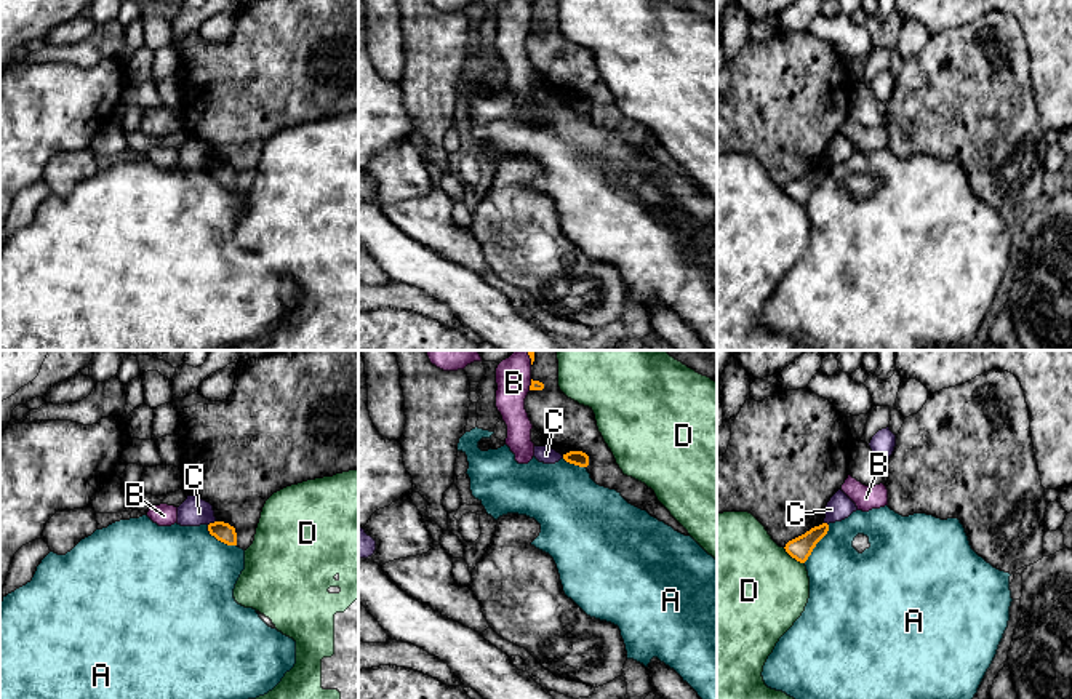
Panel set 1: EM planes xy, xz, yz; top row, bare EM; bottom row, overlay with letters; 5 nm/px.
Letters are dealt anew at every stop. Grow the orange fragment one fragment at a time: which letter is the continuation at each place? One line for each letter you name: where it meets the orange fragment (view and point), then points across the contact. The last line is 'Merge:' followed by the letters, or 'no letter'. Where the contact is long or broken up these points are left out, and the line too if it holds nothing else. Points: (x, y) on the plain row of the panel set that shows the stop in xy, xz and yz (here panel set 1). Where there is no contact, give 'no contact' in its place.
Merge: no letter

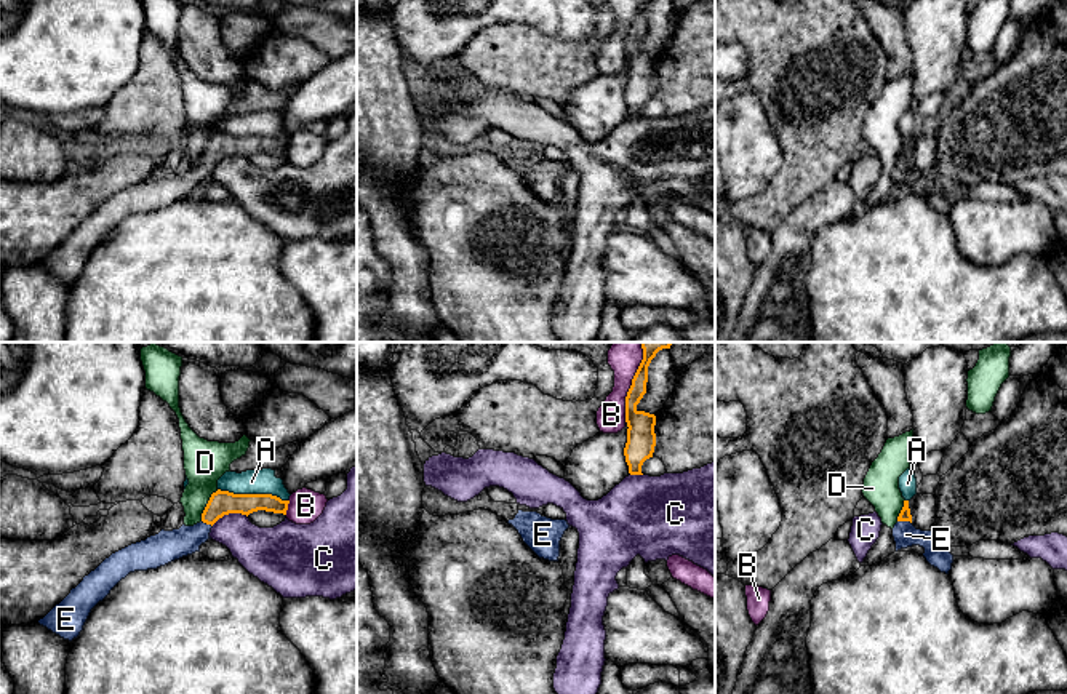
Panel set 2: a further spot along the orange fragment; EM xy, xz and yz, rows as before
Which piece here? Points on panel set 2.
E: meets orange in yz at (904, 162); runs through yz (904, 157), (904, 162), (906, 176)
Merge: E

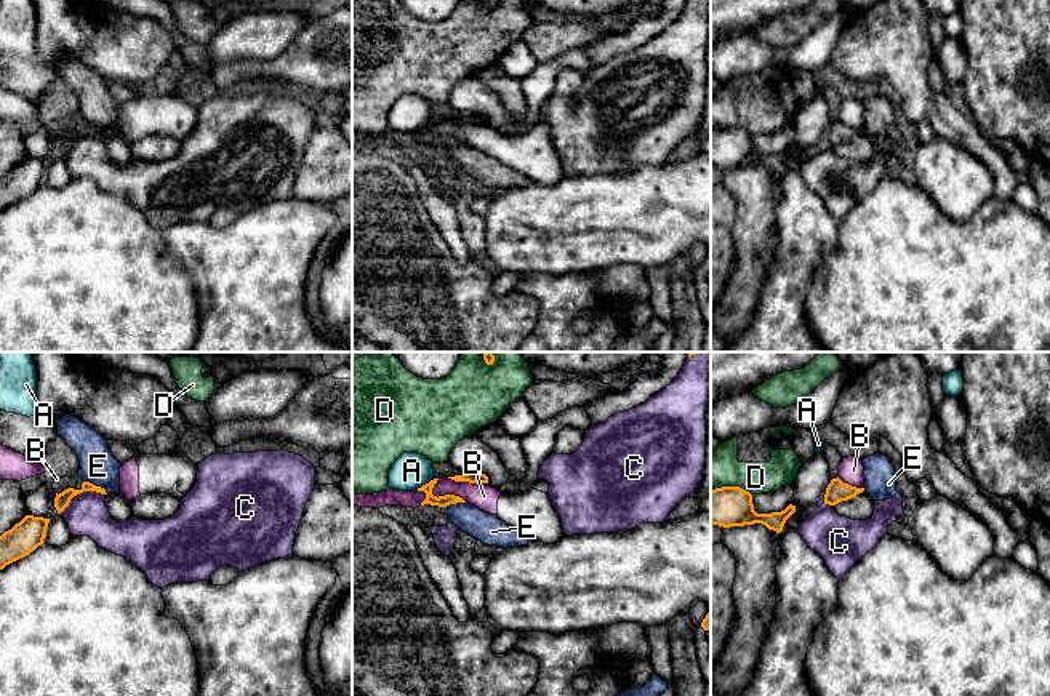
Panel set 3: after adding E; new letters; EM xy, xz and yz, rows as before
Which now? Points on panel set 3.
Merge: no letter

